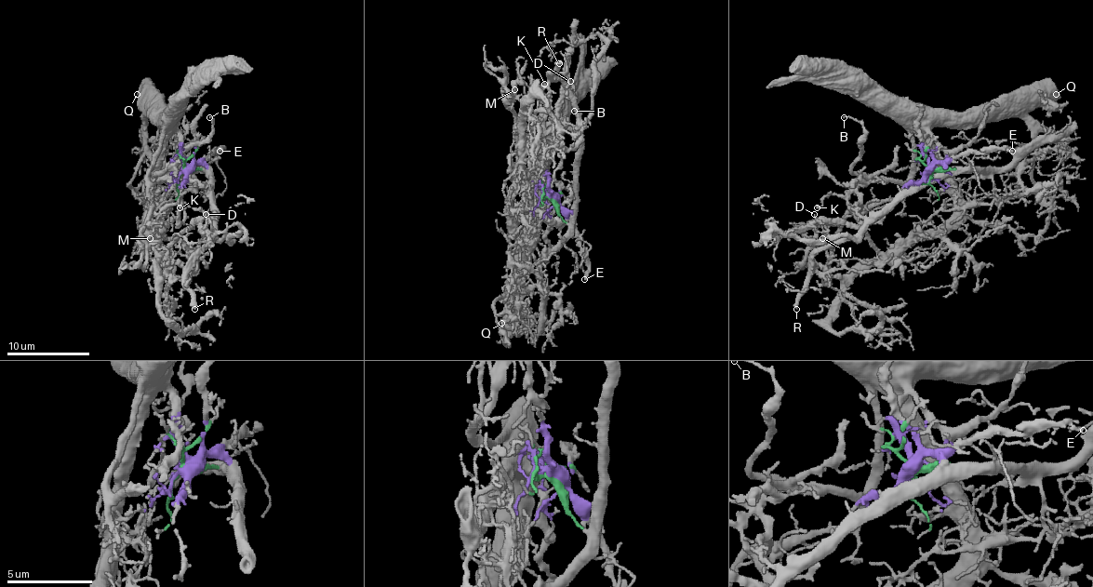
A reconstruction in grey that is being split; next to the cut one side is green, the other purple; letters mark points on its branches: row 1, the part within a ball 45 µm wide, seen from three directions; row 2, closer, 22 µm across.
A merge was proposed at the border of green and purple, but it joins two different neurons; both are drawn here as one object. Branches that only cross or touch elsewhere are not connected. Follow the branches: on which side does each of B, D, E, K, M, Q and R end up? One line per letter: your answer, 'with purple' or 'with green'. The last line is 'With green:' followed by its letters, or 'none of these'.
B: with purple
D: with green
E: with purple
K: with purple
M: with purple
Q: with purple
R: with green
With green: D, R

